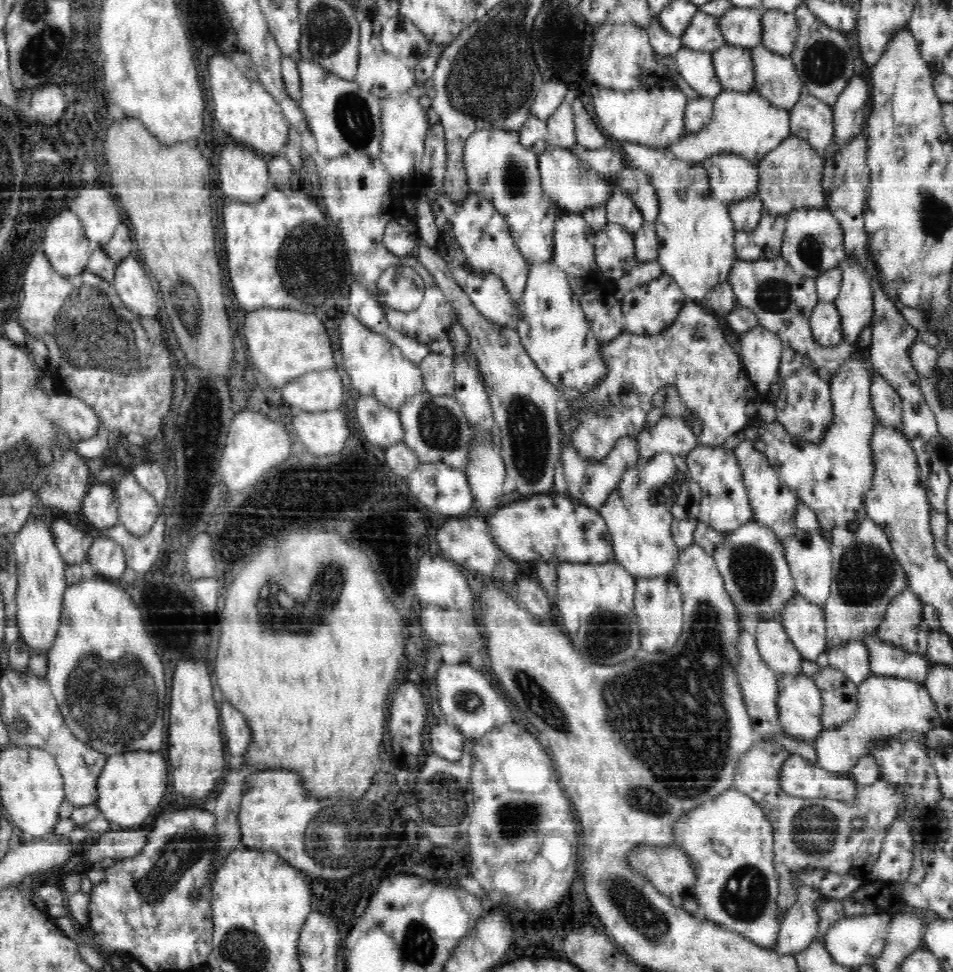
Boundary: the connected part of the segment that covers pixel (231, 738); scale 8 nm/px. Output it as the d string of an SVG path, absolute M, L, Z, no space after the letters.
M226 701L219 708L220 720L222 720L222 732L226 734L226 744L230 755L235 760L242 758L248 752L248 746L252 742L249 732L248 721L242 712L234 708L230 702Z

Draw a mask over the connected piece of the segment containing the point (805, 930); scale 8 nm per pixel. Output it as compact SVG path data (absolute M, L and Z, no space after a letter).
M802 886L797 893L793 906L784 915L784 922L779 936L779 942L775 947L768 948L775 950L778 954L796 954L814 943L818 938L818 926L820 926L820 915L818 915L818 902L826 900L814 887Z

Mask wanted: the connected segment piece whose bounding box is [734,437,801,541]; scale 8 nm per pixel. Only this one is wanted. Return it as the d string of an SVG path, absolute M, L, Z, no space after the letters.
M742 440L735 449L737 465L741 467L741 479L747 490L749 505L752 507L753 520L757 524L764 525L774 531L775 536L780 540L796 534L797 528L794 525L794 511L801 504L800 498L792 490L786 489L777 478L773 467L768 465L764 450L760 442Z

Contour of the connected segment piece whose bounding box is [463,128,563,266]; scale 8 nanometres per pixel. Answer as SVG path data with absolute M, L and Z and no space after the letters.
M486 128L472 134L463 150L463 163L469 192L488 199L506 217L521 257L532 266L552 261L554 227L563 212L543 193L538 155L520 145L518 131Z

